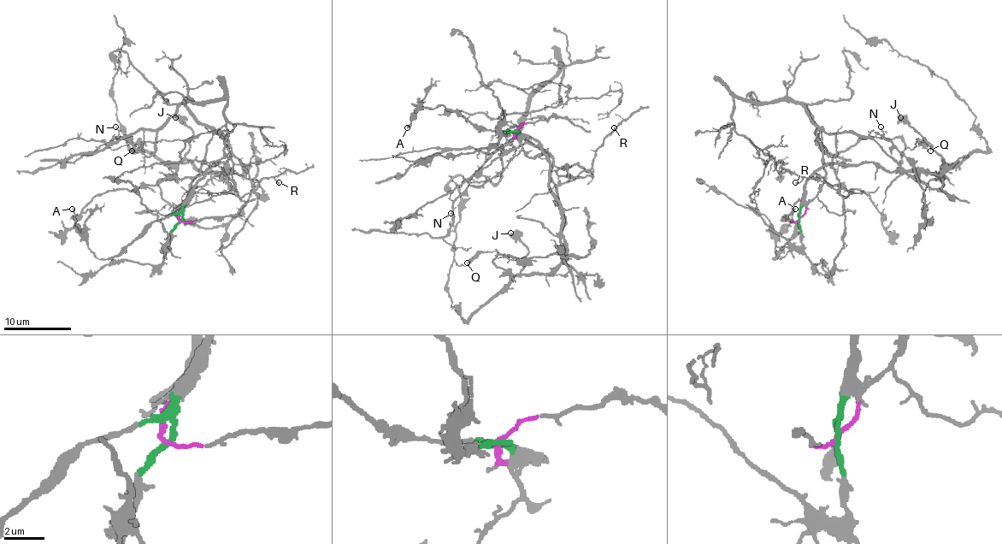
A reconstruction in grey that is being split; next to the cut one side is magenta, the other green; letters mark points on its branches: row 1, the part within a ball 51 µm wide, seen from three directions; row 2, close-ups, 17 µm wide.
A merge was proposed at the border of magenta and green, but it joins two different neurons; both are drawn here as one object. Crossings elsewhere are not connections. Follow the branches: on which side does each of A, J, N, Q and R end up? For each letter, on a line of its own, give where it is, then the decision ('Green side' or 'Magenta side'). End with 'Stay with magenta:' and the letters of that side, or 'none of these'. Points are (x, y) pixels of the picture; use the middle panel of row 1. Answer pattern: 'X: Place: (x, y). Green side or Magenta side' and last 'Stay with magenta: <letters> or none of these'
A: Place: (407, 127). Green side
J: Place: (510, 233). Green side
N: Place: (450, 213). Magenta side
Q: Place: (467, 263). Green side
R: Place: (614, 127). Magenta side
Stay with magenta: N, R

